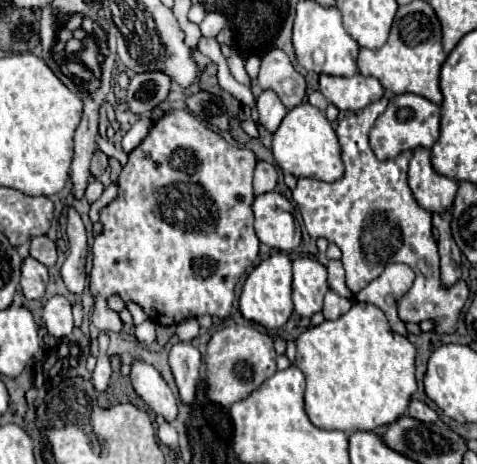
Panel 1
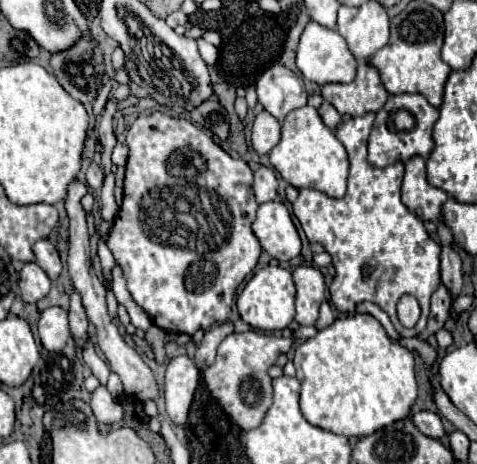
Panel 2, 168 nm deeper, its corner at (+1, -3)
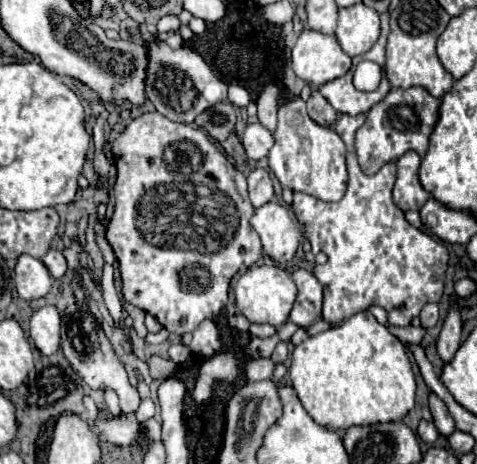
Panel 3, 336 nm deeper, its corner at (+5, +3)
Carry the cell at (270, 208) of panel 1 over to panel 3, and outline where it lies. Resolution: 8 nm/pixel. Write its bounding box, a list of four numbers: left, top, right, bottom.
[251,201,299,263]

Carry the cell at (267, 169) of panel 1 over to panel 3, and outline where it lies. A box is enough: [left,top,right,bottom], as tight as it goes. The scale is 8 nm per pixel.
[247,169,273,207]

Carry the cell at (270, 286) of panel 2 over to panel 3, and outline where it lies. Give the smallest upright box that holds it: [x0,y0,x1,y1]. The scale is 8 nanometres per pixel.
[233,265,297,327]

